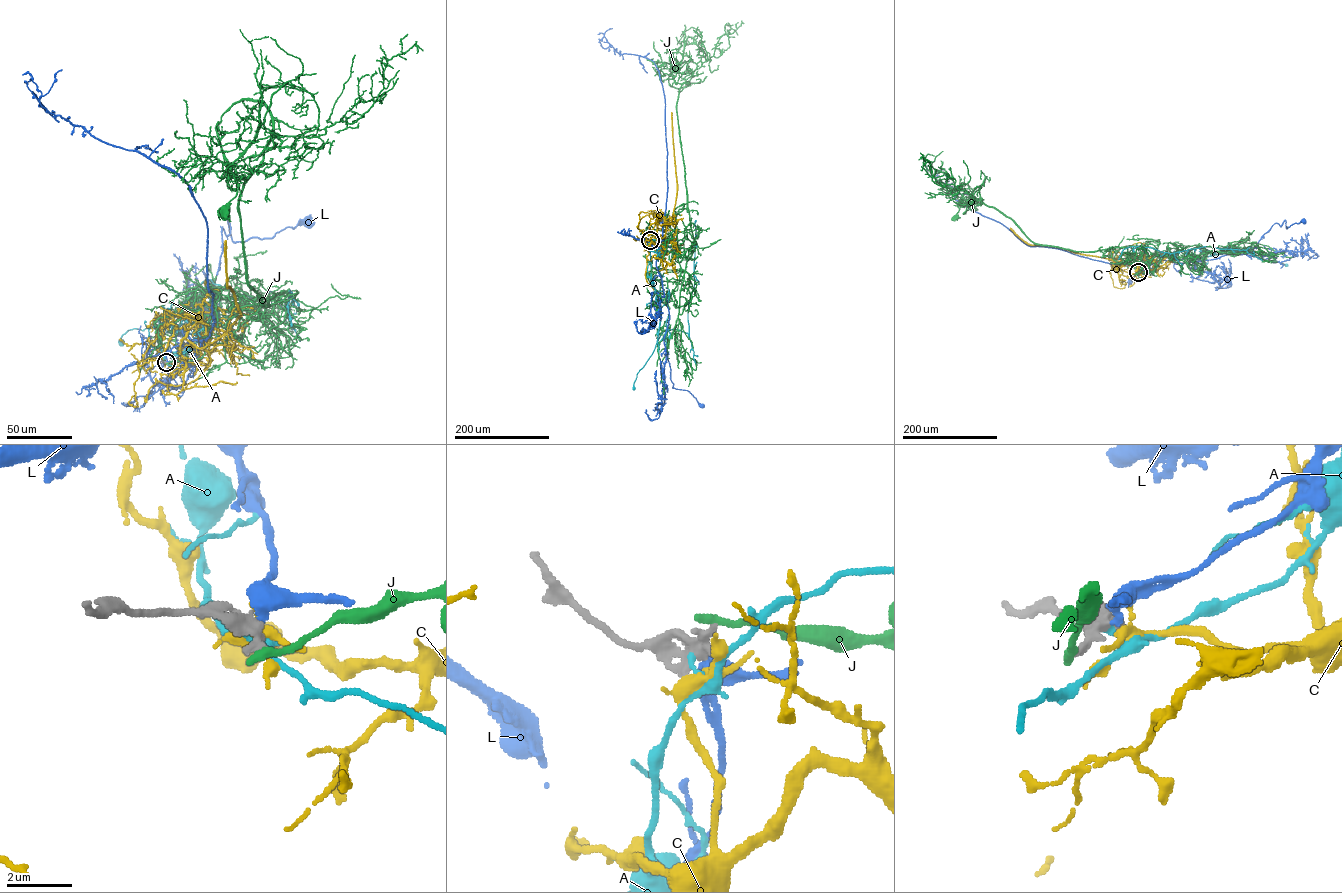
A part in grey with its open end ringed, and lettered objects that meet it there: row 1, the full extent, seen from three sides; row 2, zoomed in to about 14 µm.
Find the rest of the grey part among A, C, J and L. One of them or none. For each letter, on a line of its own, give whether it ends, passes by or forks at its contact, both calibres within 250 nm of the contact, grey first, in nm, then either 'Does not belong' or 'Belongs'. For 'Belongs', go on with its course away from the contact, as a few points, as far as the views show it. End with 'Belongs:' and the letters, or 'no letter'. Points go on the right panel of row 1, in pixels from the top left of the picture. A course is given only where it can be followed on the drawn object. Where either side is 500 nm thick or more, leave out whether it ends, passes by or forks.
A: It ends there. Thickness 340 nm (grey) against 130 nm. Does not belong
C: It forks there. Thickness 320 nm (grey) against 320 nm. Does not belong
J: It ends there. Thickness 280 nm (grey) against 300 nm. Does not belong
L: It ends there. Thickness 300 nm (grey) against 360 nm. Belongs. Its course: (1138, 272), (1162, 260), (1177, 264), (1247, 253), (1274, 223), (1281, 226), (1285, 220), (1287, 228), (1303, 222)
Belongs: L

